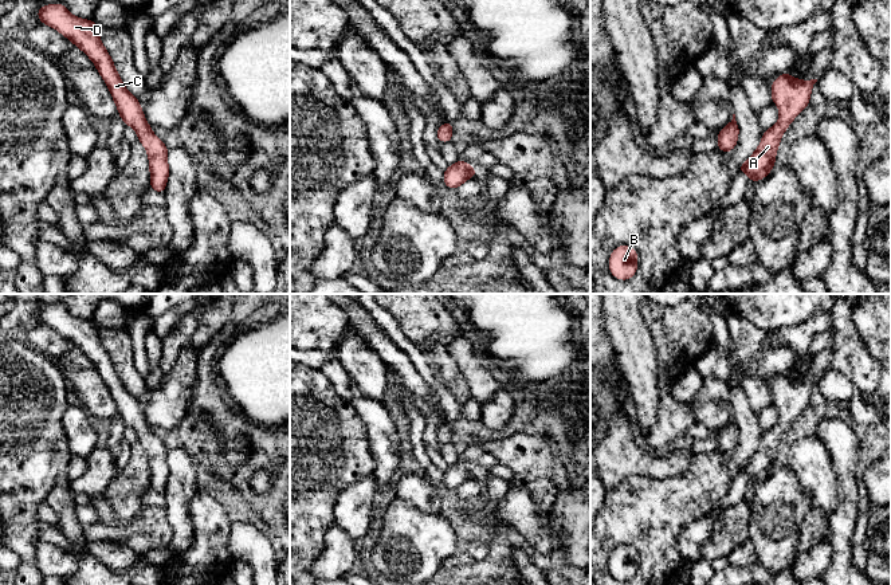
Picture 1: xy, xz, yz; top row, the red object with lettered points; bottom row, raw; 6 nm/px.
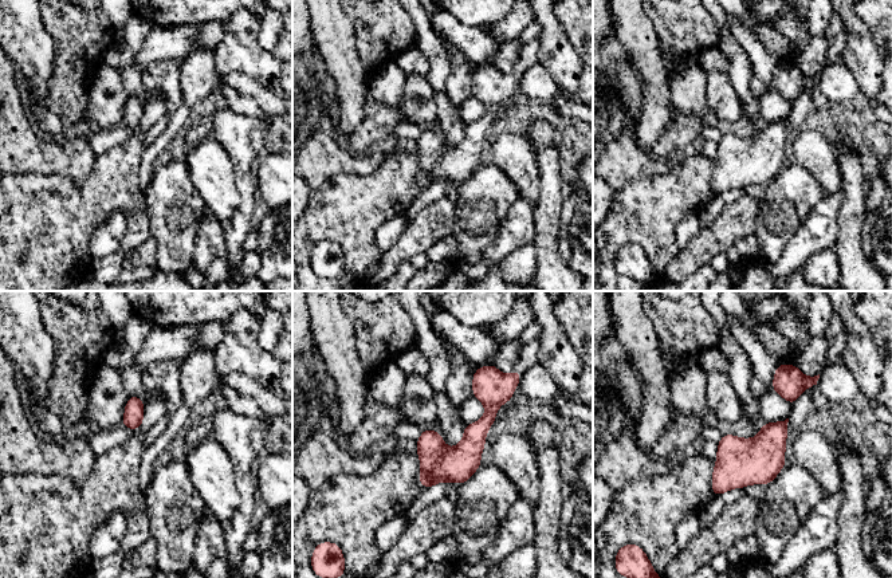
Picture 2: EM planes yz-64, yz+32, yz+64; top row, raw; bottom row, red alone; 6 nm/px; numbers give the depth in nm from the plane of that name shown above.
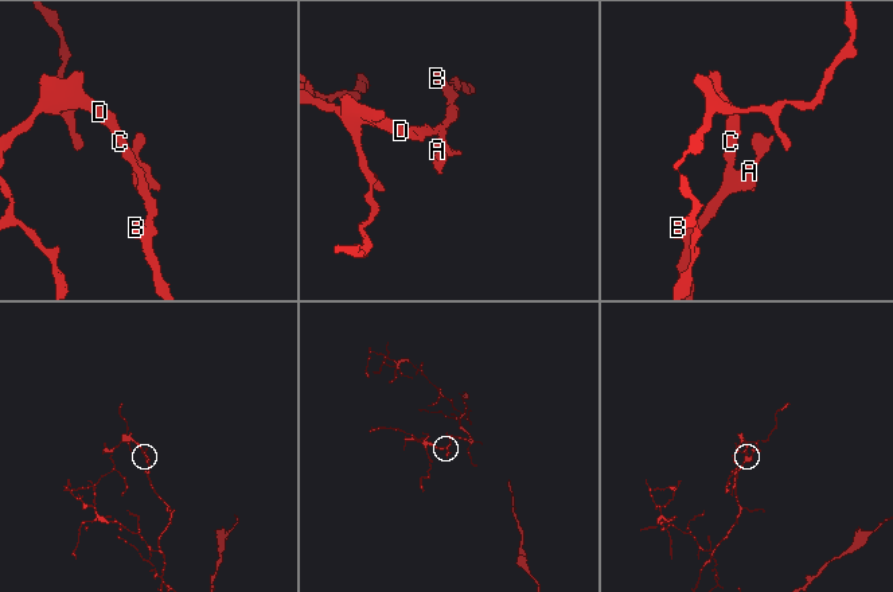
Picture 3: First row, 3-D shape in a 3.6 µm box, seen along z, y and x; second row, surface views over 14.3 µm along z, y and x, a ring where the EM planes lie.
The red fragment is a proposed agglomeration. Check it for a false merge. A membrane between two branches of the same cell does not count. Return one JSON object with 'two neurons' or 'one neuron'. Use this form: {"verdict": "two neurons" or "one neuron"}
{"verdict": "one neuron"}

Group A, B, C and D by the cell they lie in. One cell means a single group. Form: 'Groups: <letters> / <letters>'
Groups: A B C D

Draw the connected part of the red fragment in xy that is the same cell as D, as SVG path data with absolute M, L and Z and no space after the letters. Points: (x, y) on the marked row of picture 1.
M60 3L39 7L38 17L43 24L55 28L70 39L93 60L110 90L123 123L137 131L138 141L148 152L150 188L164 193L169 177L168 148L152 133L152 125L145 121L138 99L122 83L107 50L101 42L98 24L94 20L72 16Z

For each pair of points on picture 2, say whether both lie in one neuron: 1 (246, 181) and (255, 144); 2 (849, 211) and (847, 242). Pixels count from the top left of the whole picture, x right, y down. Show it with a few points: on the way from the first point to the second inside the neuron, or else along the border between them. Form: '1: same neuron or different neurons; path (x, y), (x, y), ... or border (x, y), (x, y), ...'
1: same neuron; path (246, 172), (246, 153)
2: same neuron; path (849, 219), (849, 234)

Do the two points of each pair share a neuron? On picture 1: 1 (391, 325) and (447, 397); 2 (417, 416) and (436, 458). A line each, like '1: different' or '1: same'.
1: same
2: different

